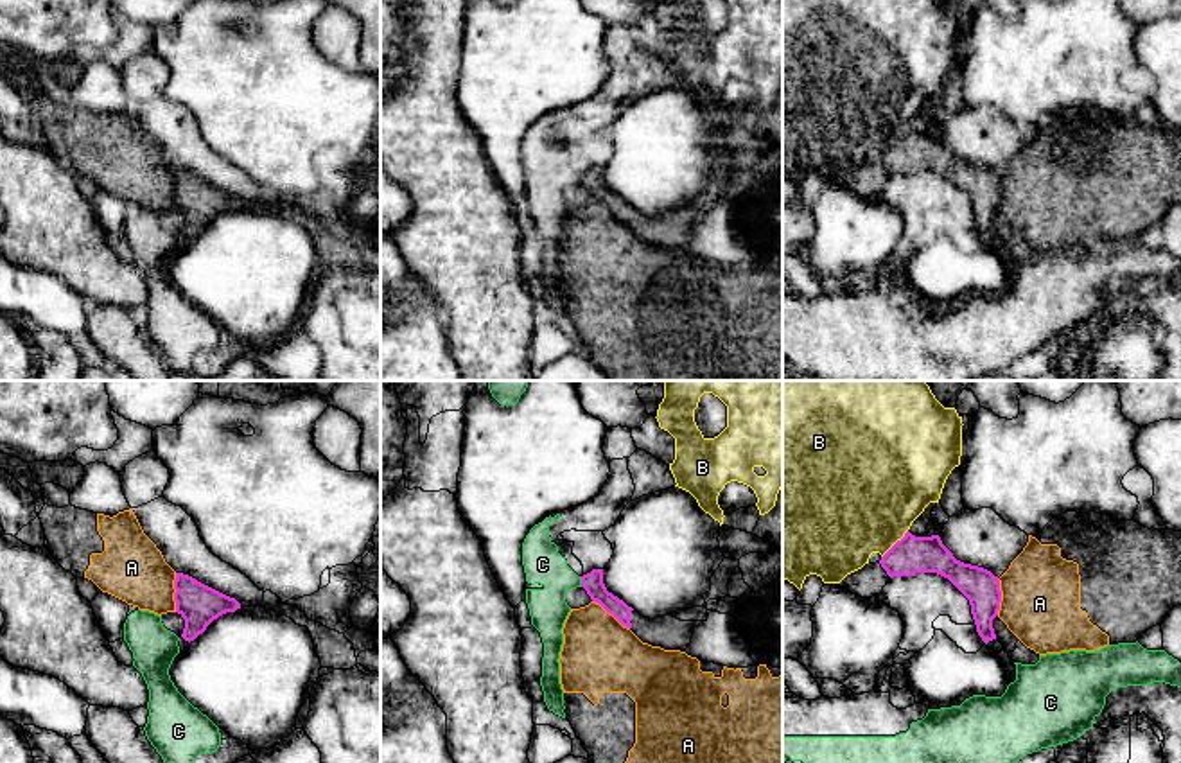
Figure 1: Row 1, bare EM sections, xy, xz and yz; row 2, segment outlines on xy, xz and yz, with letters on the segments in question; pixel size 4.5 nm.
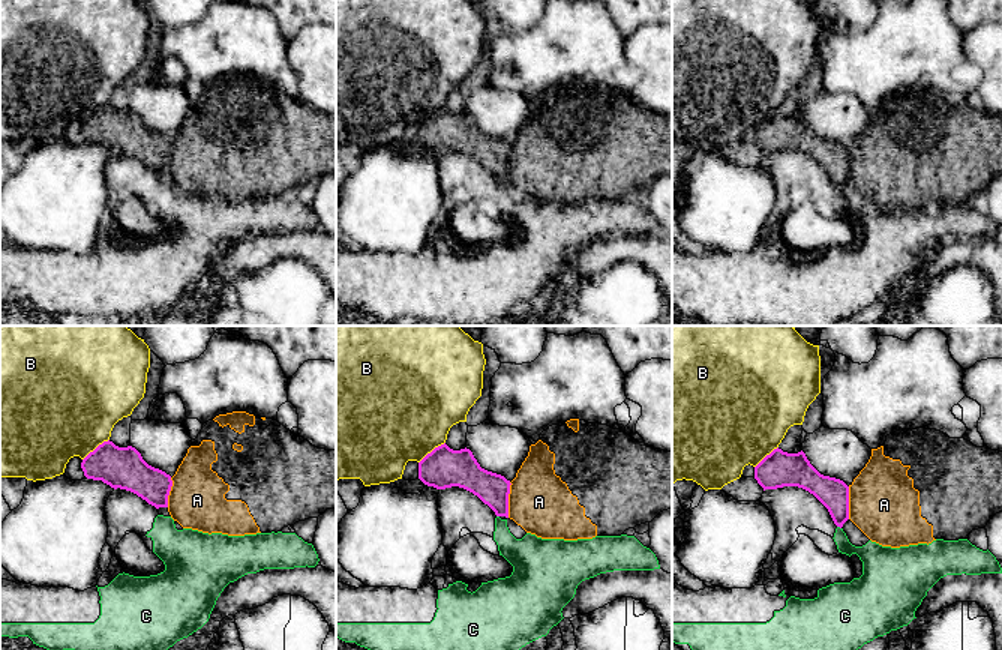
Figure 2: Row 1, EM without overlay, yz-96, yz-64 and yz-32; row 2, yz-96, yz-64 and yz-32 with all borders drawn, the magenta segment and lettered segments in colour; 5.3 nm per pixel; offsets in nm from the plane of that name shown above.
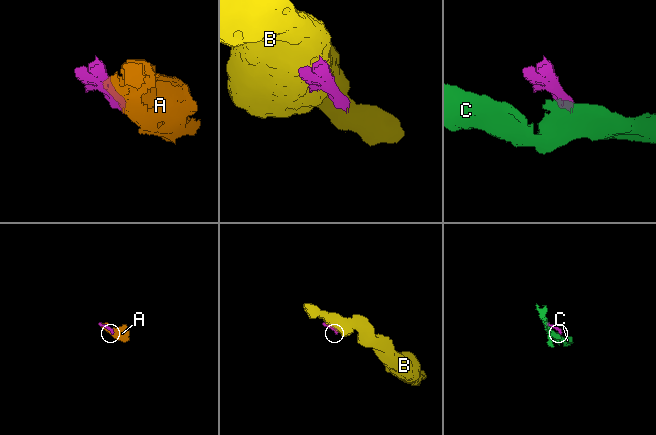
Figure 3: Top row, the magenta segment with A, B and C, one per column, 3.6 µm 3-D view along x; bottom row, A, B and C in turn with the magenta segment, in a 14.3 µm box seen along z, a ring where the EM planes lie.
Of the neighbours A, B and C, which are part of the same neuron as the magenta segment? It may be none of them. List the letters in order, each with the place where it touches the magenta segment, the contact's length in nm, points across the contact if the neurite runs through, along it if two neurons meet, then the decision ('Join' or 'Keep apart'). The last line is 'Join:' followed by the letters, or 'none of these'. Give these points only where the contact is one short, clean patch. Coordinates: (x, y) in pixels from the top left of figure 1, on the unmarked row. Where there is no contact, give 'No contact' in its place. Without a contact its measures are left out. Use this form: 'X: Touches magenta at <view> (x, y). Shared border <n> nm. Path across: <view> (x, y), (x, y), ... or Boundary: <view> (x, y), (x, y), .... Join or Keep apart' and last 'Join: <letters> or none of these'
A: Touches magenta at xy (174, 191). Shared border 180 nm. Keep apart
B: Touches magenta at yz (894, 142). Shared border 170 nm. Keep apart
C: Touches magenta at xz (582, 180). Shared border 50 nm. Boundary: xz (580, 175), (582, 184). Keep apart
Join: none of these

